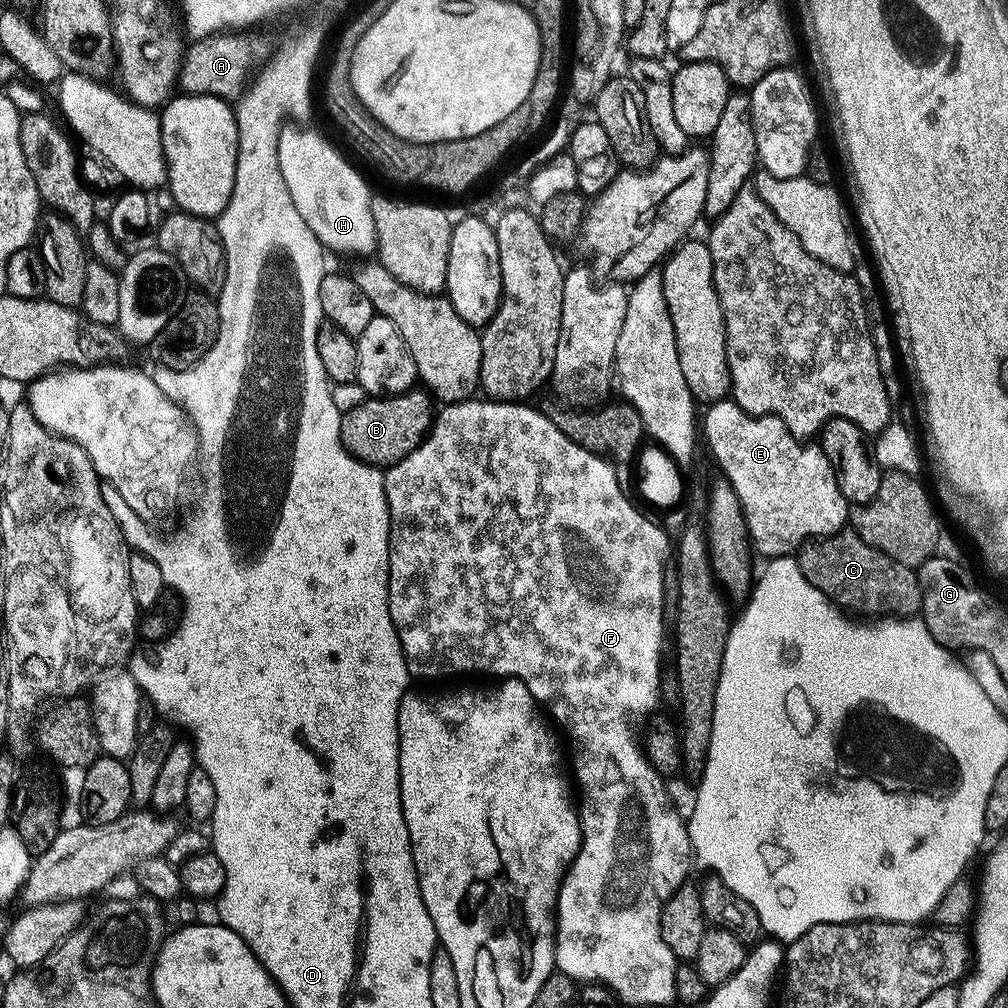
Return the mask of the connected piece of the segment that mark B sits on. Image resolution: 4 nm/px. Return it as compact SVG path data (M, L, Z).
M413 390L400 396L368 398L356 410L340 417L340 441L356 460L372 468L387 470L410 458L426 439L434 423L434 400L427 391Z

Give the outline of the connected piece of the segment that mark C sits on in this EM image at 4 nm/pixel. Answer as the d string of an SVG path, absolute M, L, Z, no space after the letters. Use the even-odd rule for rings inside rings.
M854 530L837 532L834 536L805 544L798 553L798 563L804 577L841 609L853 613L869 612L872 618L916 618L921 615L924 591L919 575L870 546Z

